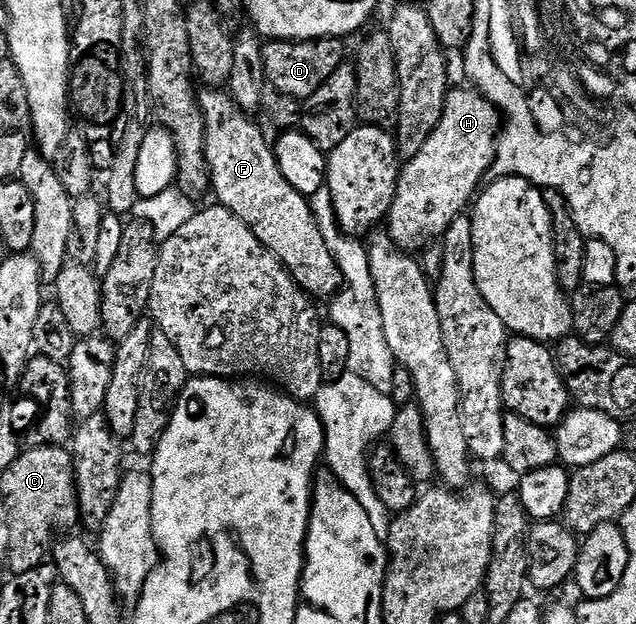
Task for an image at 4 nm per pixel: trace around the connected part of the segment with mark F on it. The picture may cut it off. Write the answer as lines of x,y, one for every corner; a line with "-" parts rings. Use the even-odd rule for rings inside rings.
206,88
204,92
200,94
199,104
205,120
205,158
209,164
211,193
212,196
217,196
214,197
216,204
230,209
243,223
247,223
255,239
259,239
263,247
267,247
277,256
281,266
295,279
295,283
303,292
314,299
335,298
343,286
342,275
331,251
328,250
327,243
324,242
324,235
312,213
310,198
295,191
295,187
291,187
291,183
283,179
283,171
279,171
274,146
261,134
260,127
253,122
254,118
243,112
228,92
210,88

